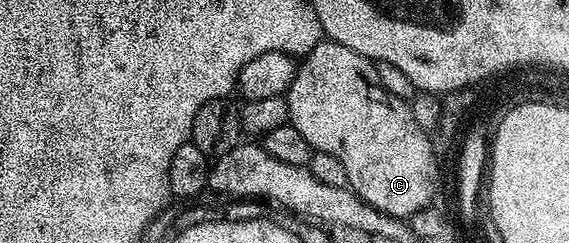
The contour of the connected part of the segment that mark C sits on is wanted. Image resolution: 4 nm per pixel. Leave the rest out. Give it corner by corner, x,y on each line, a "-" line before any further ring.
323,38
313,50
309,50
298,61
293,82
285,93
289,105
289,123
309,142
315,152
333,154
341,166
345,166
347,183
369,206
381,210
390,216
410,218
423,208
432,207
435,187
441,181
441,175
431,164
431,148
427,148
425,136
419,136
421,126
411,113
408,101
397,98
381,86
377,78
375,64
367,57
357,54
349,46

